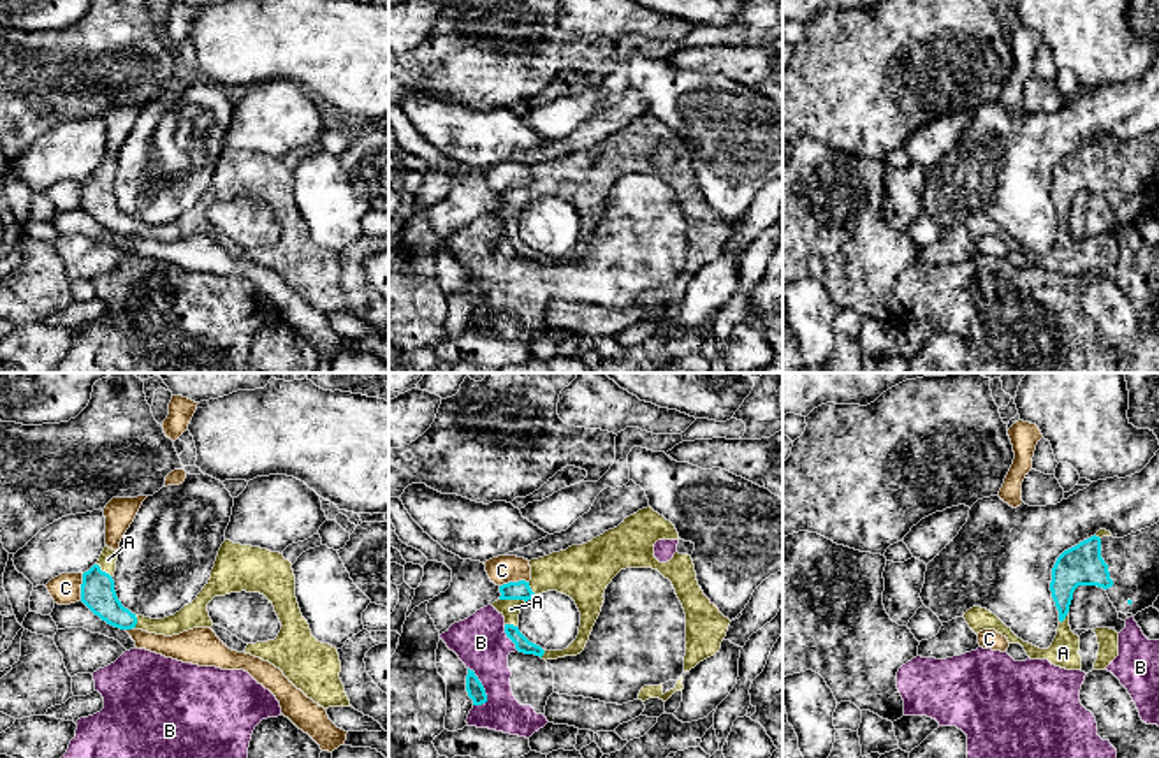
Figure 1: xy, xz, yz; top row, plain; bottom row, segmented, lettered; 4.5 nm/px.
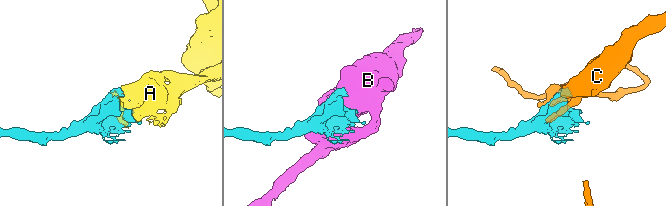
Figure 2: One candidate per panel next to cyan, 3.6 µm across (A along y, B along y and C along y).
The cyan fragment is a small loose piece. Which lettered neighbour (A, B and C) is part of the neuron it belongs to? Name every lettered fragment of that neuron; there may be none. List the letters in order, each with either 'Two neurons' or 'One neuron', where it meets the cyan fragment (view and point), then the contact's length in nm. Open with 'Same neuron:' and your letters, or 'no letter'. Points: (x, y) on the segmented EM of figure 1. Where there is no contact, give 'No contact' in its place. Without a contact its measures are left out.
Same neuron: A
A: One neuron. Touches cyan at xz (512, 598). Shared border 120 nm
B: Two neurons. Touches cyan at xz (482, 686). Shared border 190 nm
C: Two neurons. Touches cyan at xz (514, 583). Shared border 140 nm

